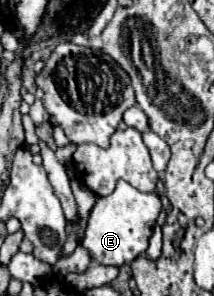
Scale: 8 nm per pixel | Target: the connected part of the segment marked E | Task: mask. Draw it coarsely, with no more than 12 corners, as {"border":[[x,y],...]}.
{"border":[[118,180],[82,246],[122,266],[146,252],[162,202]]}

